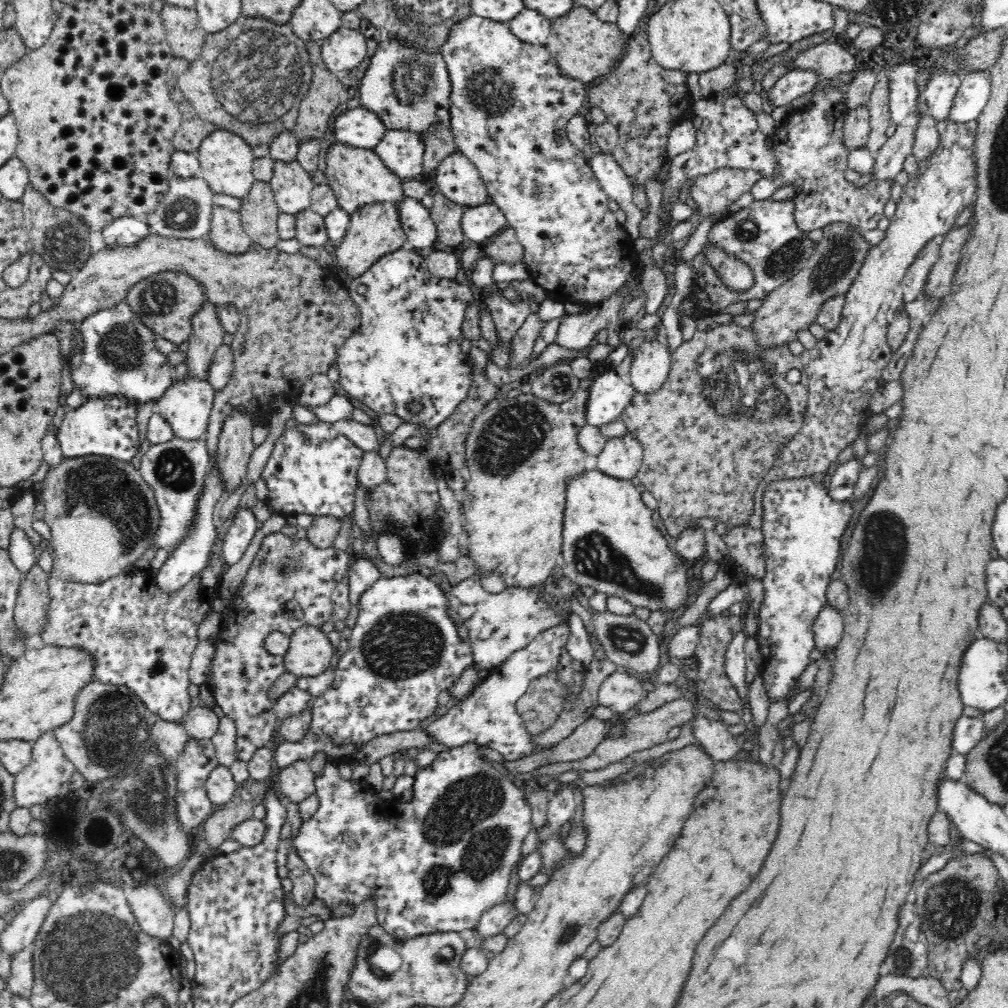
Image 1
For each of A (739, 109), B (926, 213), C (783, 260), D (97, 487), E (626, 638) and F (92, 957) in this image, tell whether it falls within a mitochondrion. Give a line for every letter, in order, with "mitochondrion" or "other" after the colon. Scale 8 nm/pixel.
A: other
B: other
C: mitochondrion
D: mitochondrion
E: mitochondrion
F: mitochondrion

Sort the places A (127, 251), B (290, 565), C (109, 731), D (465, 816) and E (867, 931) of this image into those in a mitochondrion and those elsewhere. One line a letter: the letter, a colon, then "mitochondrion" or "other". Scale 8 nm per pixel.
A: other
B: mitochondrion
C: mitochondrion
D: mitochondrion
E: other

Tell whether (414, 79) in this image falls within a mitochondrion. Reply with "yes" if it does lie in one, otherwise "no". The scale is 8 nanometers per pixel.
yes

